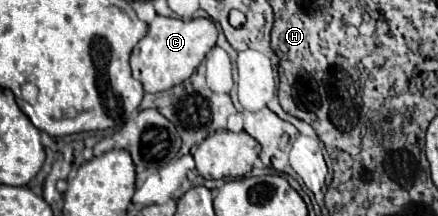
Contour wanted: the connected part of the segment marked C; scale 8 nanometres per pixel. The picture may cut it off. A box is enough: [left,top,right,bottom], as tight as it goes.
[130,17,218,93]

